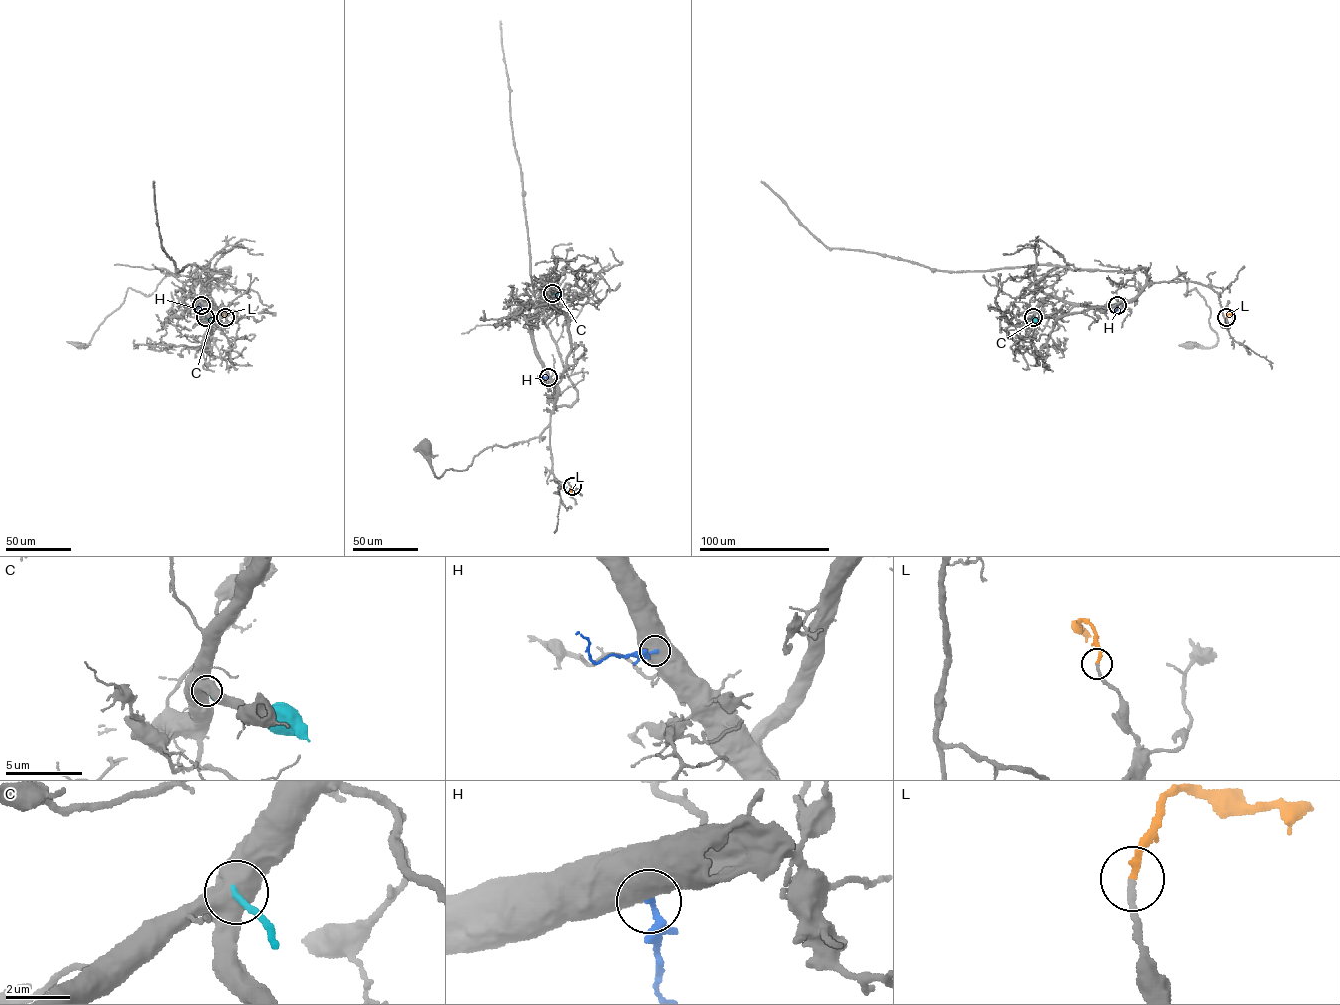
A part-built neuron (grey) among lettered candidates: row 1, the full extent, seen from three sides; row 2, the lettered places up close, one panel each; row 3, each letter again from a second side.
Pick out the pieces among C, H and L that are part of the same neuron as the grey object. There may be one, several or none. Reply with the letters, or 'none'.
L

